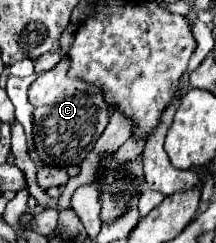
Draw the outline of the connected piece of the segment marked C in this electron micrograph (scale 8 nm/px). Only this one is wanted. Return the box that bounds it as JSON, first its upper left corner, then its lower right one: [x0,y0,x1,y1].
[29,58,113,168]

